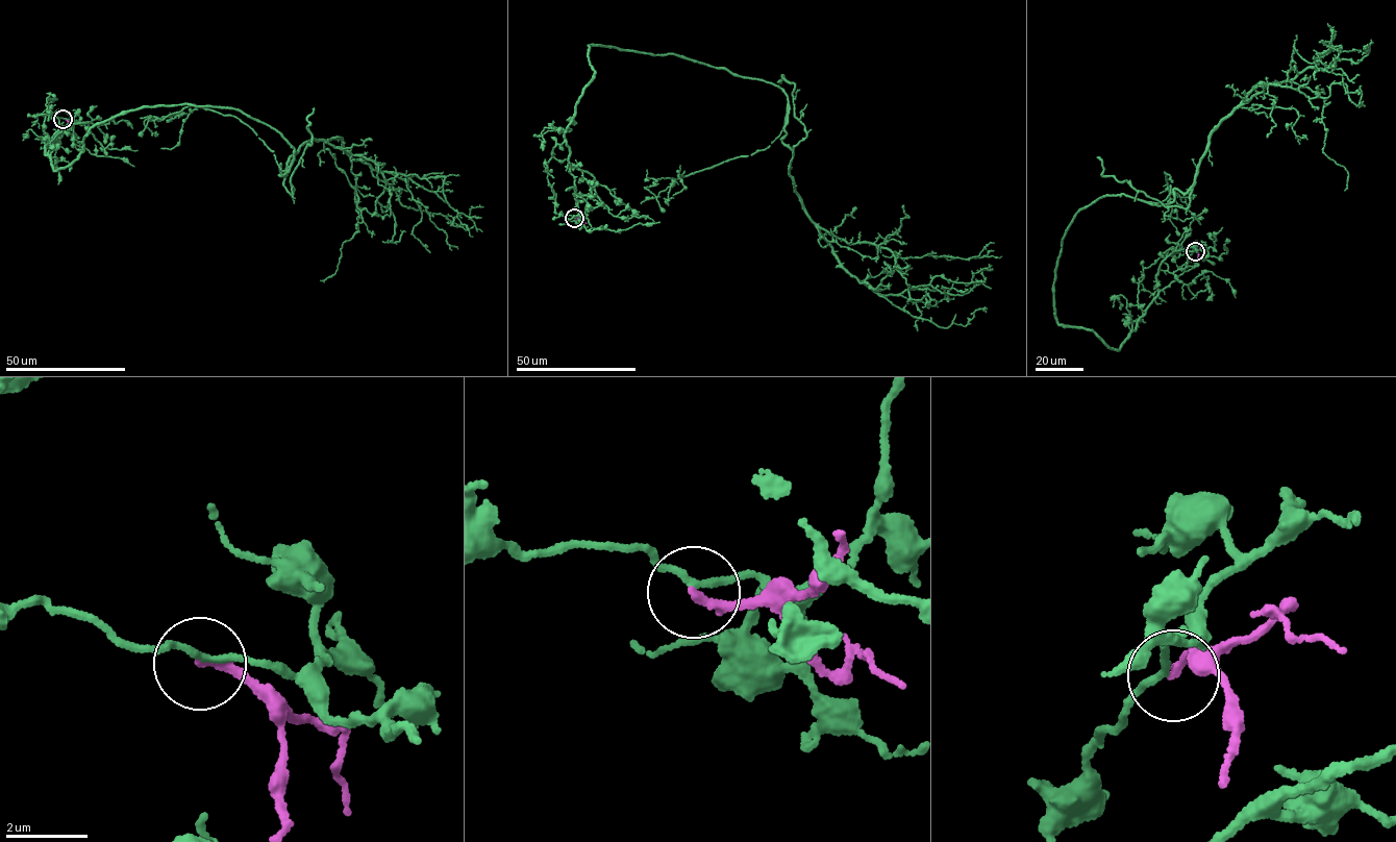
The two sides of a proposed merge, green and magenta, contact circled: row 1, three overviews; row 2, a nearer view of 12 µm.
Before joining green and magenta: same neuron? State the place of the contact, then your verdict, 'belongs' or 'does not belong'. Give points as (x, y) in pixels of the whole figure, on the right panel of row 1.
place (1195, 251); does not belong

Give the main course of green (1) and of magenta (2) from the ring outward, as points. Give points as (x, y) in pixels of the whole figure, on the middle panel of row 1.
1: (574, 218), (595, 181), (564, 134), (588, 46), (614, 46), (781, 89), (794, 188), (876, 293), (993, 269)
2: (574, 218), (587, 223)

